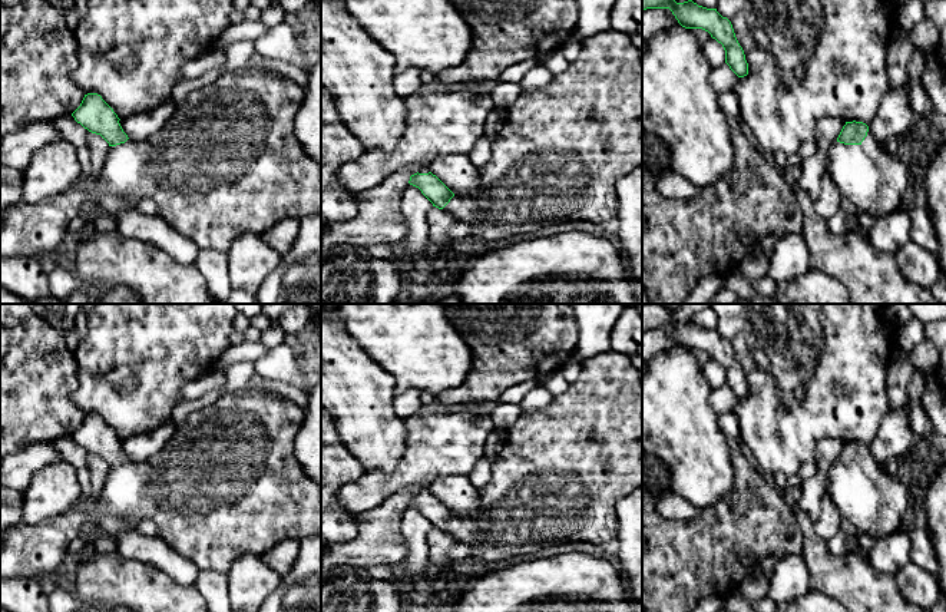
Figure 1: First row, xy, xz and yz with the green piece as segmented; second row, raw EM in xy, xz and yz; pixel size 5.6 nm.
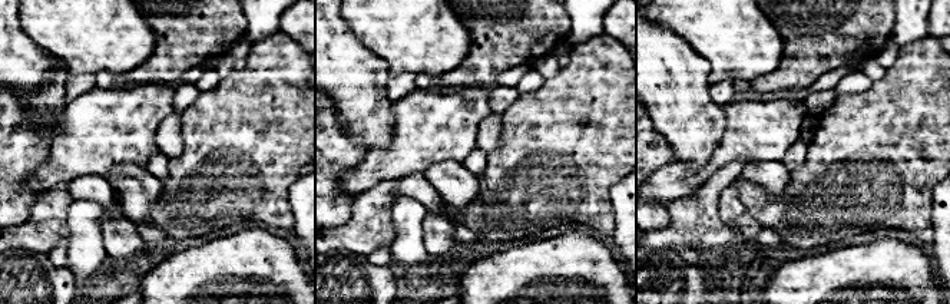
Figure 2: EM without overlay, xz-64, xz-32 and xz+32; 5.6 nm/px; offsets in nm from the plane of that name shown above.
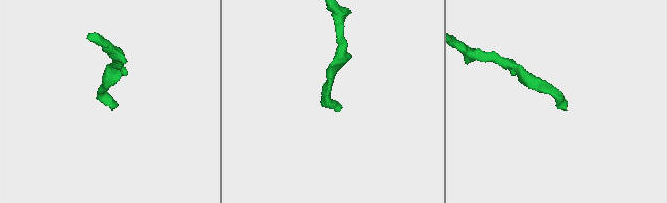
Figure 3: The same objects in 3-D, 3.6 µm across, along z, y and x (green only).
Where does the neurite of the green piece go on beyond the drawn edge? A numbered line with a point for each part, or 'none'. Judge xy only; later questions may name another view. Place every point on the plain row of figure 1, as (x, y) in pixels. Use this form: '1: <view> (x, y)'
1: xy (228, 482)

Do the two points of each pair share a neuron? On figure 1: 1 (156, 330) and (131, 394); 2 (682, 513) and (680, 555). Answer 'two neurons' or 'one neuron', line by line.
1: one neuron
2: two neurons

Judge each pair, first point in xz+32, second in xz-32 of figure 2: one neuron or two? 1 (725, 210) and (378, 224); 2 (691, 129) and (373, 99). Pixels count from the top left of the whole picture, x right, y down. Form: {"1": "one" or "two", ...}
{"1": "two", "2": "one"}

